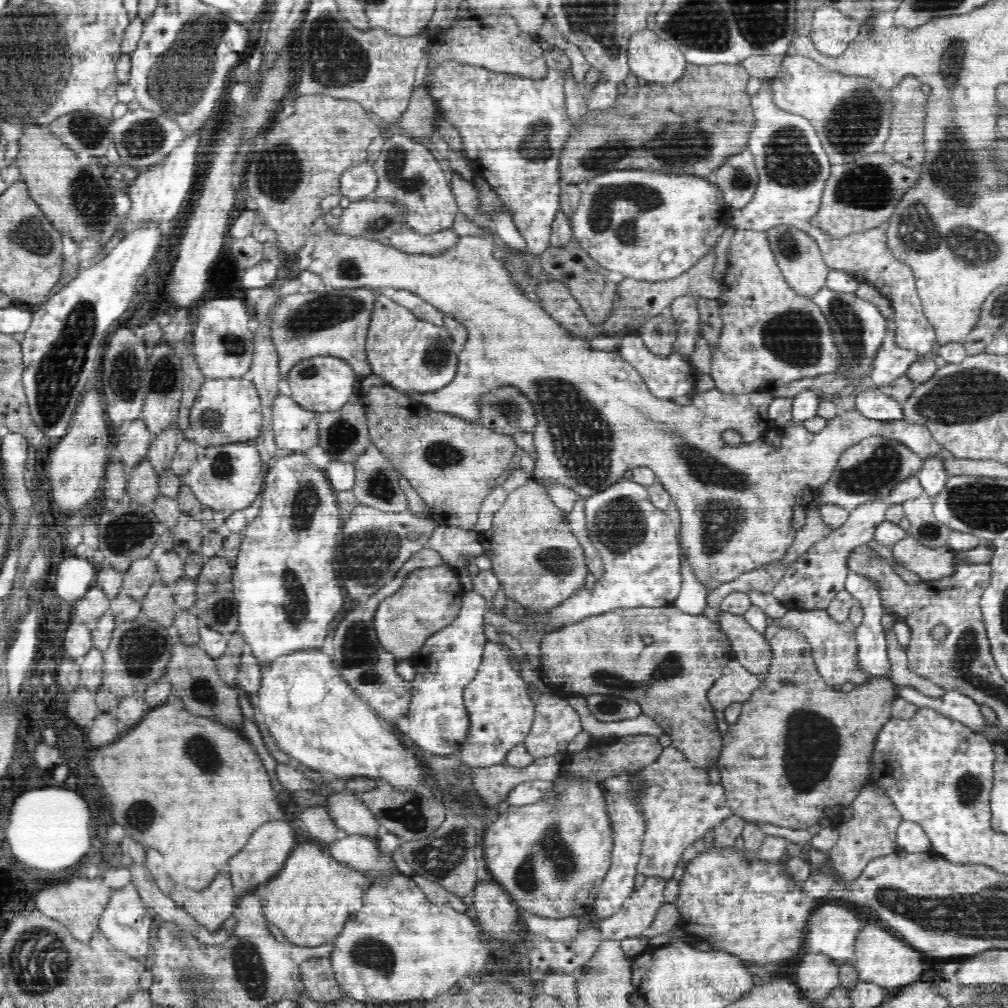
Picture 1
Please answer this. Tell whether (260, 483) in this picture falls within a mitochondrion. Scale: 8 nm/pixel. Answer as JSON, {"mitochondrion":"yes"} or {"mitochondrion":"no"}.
{"mitochondrion":"no"}

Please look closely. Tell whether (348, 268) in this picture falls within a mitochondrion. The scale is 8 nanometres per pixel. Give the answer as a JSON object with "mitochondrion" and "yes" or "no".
{"mitochondrion":"yes"}

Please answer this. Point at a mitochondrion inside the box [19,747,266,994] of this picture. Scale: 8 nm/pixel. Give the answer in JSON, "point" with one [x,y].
{"point":[140,815]}

